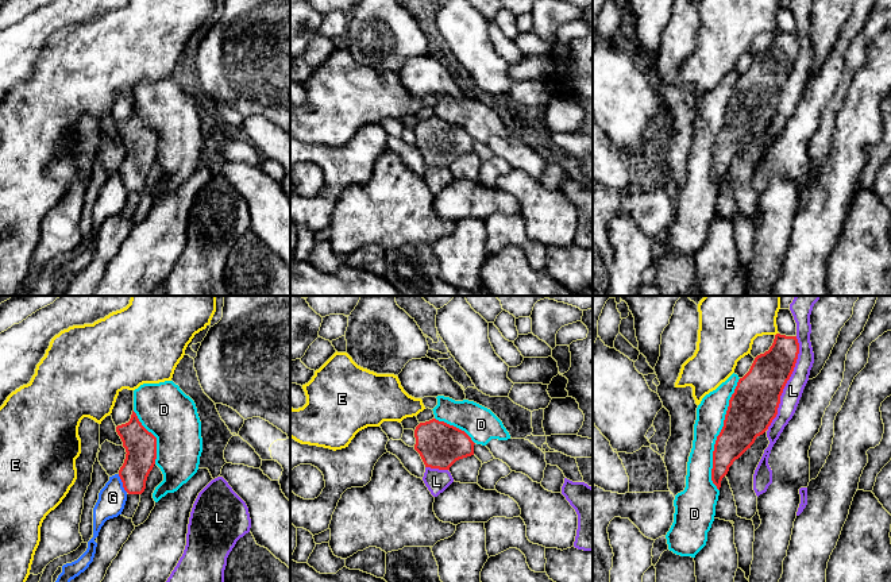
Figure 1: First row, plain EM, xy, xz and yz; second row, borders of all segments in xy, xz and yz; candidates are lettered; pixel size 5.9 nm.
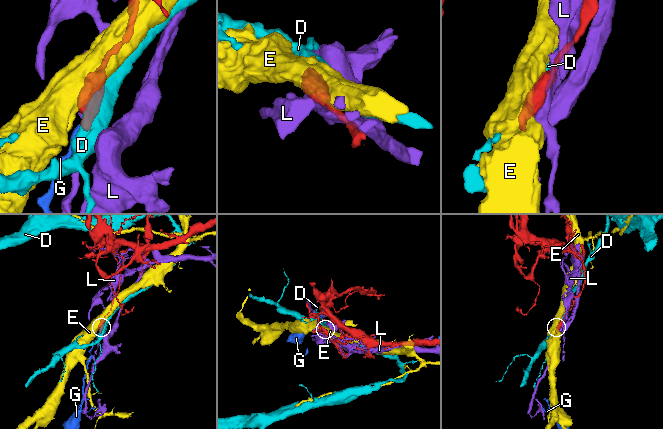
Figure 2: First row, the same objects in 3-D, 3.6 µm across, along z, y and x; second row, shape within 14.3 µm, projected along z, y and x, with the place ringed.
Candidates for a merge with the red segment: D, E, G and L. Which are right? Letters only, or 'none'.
none

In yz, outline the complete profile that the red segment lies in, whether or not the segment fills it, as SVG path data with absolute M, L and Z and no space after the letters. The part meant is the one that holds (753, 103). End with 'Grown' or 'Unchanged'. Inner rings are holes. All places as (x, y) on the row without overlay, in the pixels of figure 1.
M776 31L770 47L757 53L749 69L738 77L713 149L711 178L718 188L733 159L751 146L776 115L798 51L796 34Z. Unchanged

